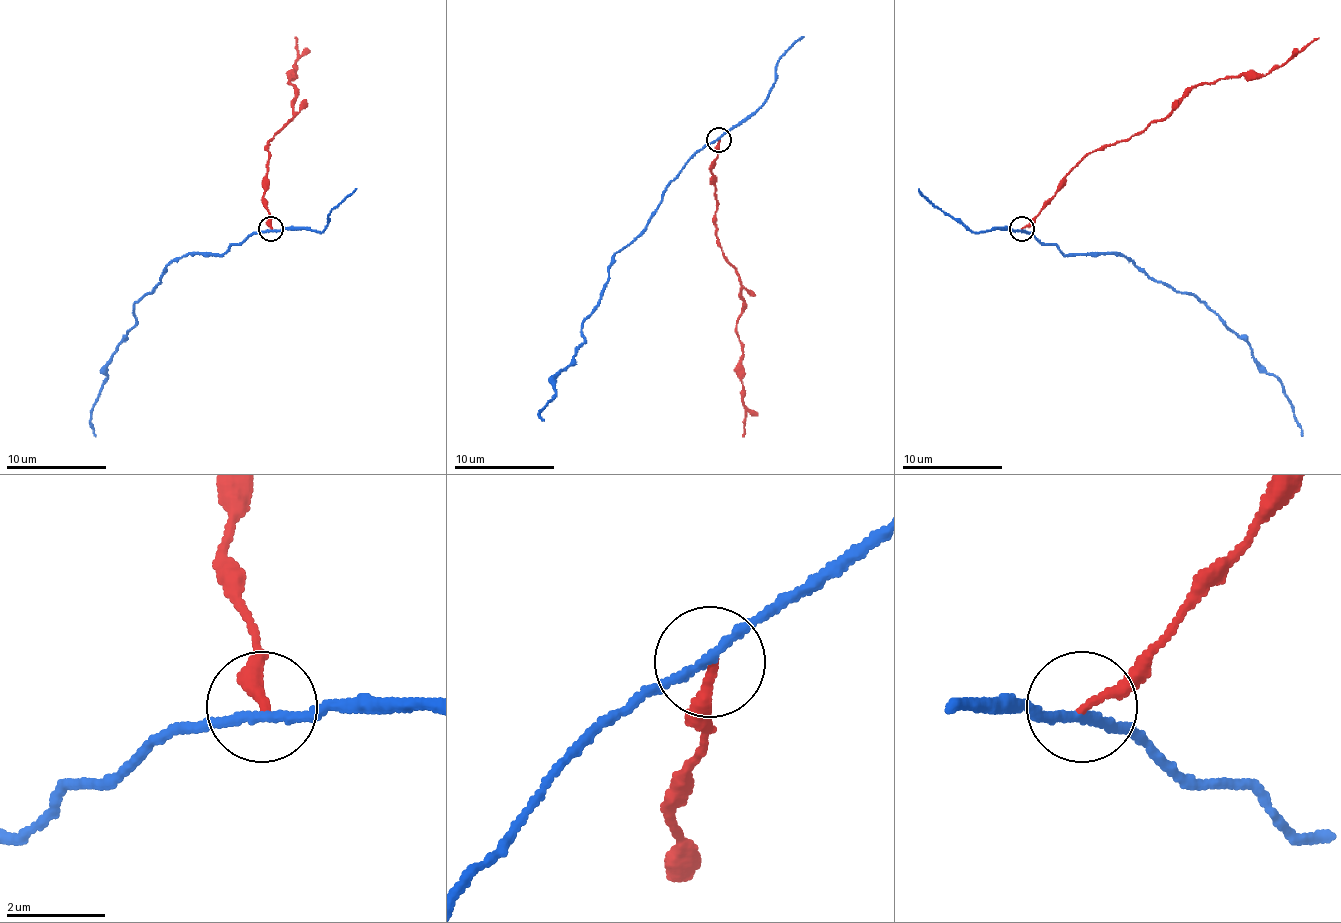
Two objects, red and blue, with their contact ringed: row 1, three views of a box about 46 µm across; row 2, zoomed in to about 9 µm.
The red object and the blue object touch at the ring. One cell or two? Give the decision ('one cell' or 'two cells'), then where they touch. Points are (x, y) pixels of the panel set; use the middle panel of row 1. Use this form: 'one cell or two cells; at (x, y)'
two cells; at (719, 139)

